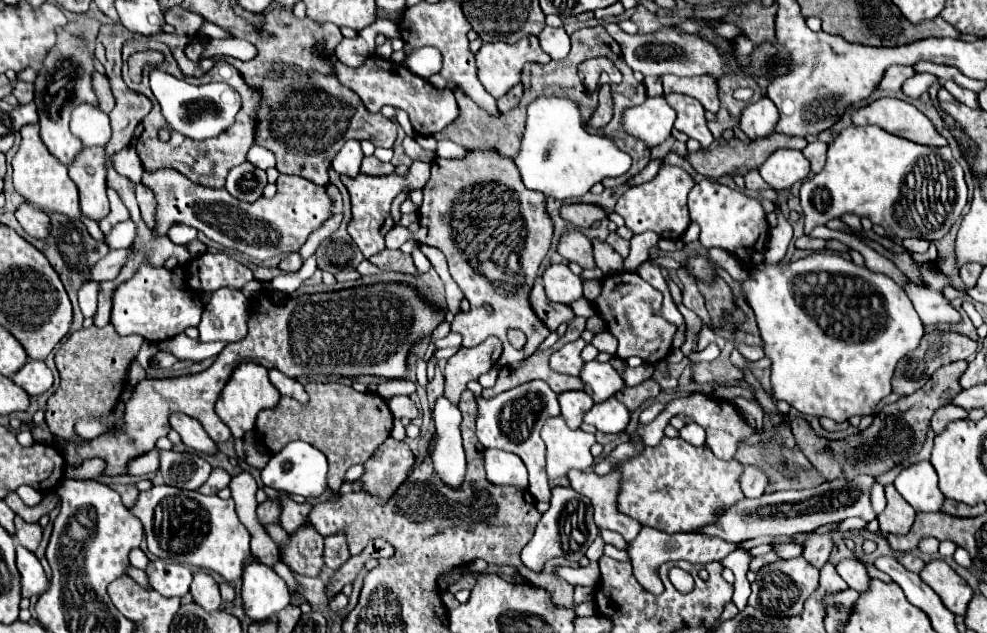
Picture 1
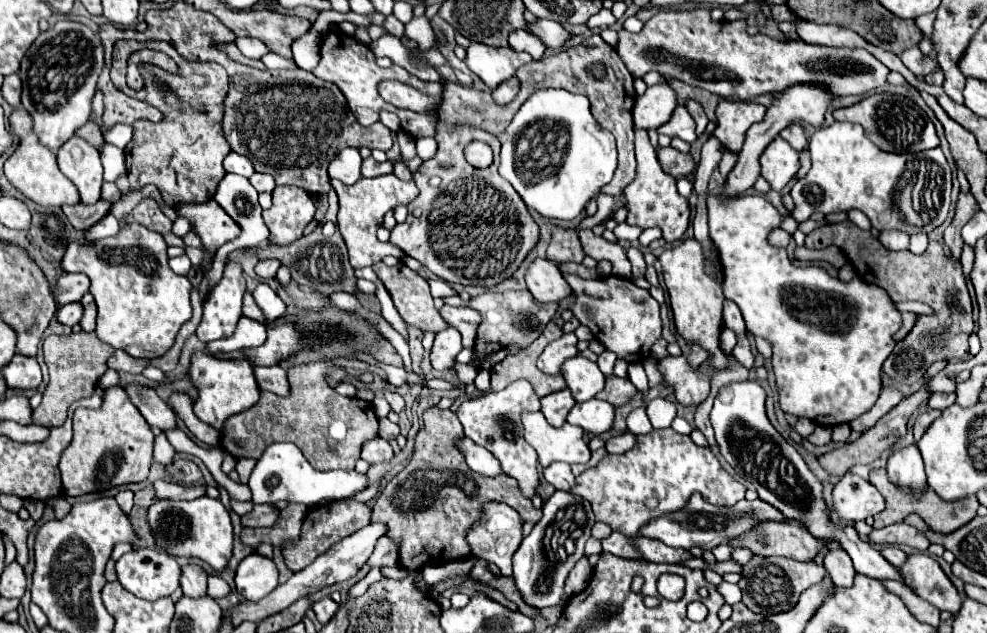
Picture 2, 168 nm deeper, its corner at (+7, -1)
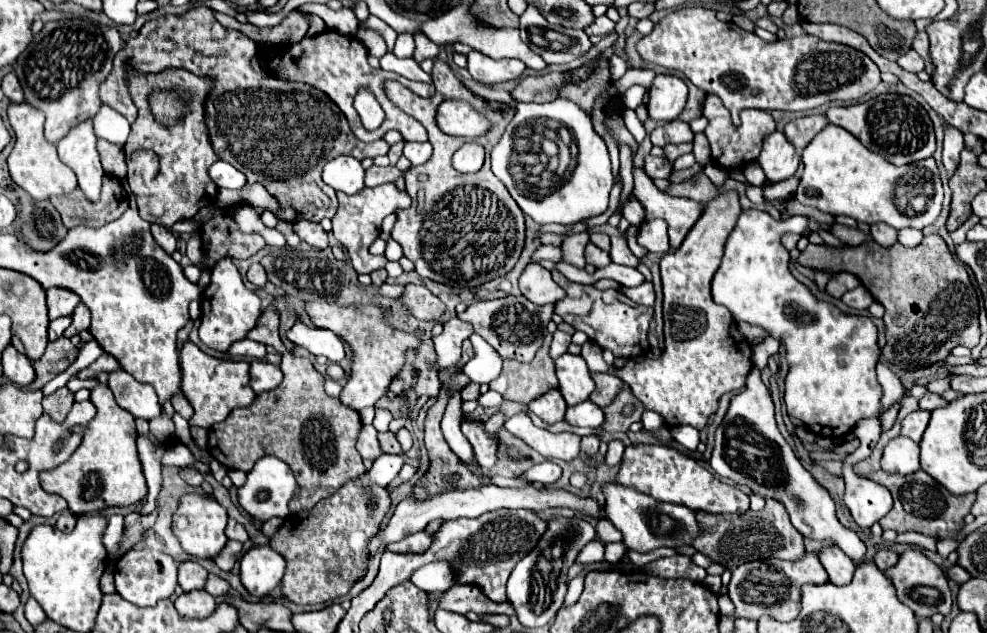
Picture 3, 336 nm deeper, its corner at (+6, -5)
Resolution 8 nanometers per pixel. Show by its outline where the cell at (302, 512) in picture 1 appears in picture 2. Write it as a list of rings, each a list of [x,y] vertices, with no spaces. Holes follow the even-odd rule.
[[[255,504],[251,512],[241,516],[243,528],[259,528],[259,526],[273,526],[279,510],[275,510],[271,504]]]

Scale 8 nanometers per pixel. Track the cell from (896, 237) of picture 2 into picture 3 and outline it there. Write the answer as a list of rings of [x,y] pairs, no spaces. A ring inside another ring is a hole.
[[[872,224],[872,238],[880,244],[880,246],[892,246],[898,242],[898,230],[888,226],[888,224]]]

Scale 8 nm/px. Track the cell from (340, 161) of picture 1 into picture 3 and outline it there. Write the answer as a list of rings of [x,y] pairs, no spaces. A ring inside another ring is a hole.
[[[338,156],[324,166],[322,180],[334,190],[356,194],[364,188],[364,168],[354,156]]]

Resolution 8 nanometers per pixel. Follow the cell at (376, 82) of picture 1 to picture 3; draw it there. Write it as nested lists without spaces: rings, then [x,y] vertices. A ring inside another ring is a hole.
[[[324,30],[322,34],[318,36],[312,36],[312,38],[304,38],[302,42],[298,44],[290,44],[286,48],[276,48],[274,52],[264,52],[264,62],[268,66],[268,70],[276,76],[276,78],[282,78],[282,80],[290,80],[290,82],[306,82],[306,84],[312,84],[316,86],[318,90],[326,92],[338,106],[340,110],[346,114],[348,122],[350,122],[350,128],[352,132],[356,134],[356,138],[360,138],[362,142],[372,142],[372,140],[378,140],[382,138],[388,130],[398,130],[402,134],[404,140],[408,142],[426,142],[428,140],[428,134],[426,134],[426,128],[414,120],[412,116],[408,116],[406,112],[402,112],[400,108],[396,108],[384,94],[382,90],[382,84],[384,80],[392,78],[392,80],[398,80],[400,84],[404,84],[406,88],[410,88],[414,94],[418,96],[432,96],[434,94],[434,86],[432,84],[424,84],[424,82],[412,82],[412,80],[406,80],[404,76],[396,74],[396,72],[386,72],[386,70],[374,70],[370,68],[368,64],[368,50],[364,48],[364,44],[354,38],[354,36],[342,36],[334,30]],[[360,88],[368,88],[376,100],[380,102],[380,106],[384,108],[386,112],[386,118],[382,122],[380,128],[376,130],[366,130],[360,122],[360,116],[354,108],[354,98],[358,94]]]

